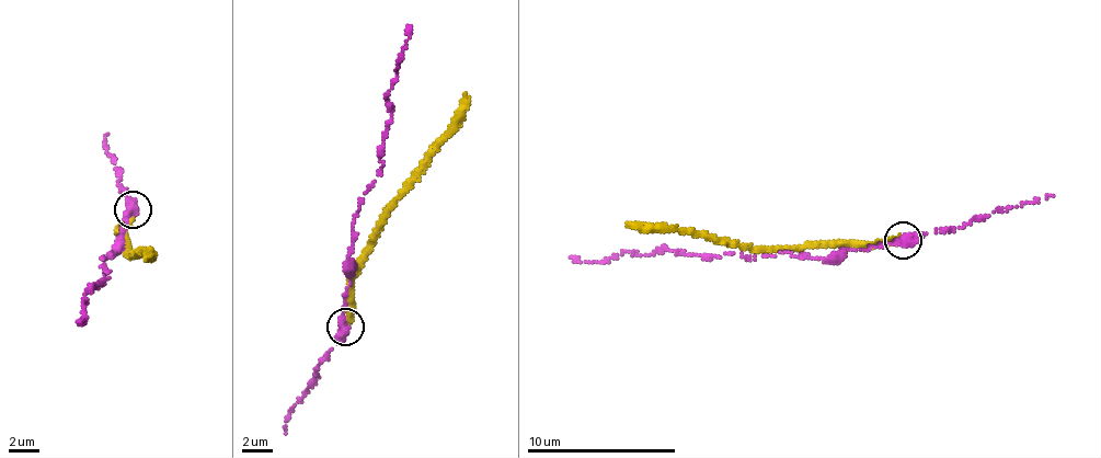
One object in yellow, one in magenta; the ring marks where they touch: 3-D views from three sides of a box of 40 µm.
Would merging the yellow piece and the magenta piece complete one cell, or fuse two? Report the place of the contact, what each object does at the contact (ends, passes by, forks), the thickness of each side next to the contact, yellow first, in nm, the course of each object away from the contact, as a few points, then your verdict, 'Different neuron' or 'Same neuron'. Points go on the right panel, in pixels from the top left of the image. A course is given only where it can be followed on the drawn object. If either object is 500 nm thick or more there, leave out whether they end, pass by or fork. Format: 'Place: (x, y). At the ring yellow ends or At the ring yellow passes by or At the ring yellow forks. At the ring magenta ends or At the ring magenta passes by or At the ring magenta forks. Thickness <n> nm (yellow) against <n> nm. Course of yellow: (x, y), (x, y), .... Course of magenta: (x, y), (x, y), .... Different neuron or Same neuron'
Place: (903, 240). At the ring yellow ends. At the ring magenta passes by. Thickness 360 nm (yellow) against 400 nm. Course of yellow: (904, 238), (881, 244), (838, 241), (760, 247), (627, 222). Course of magenta: (904, 241), (816, 258), (784, 251), (720, 256), (673, 250), (621, 251), (600, 262), (580, 262), (571, 256). Different neuron

